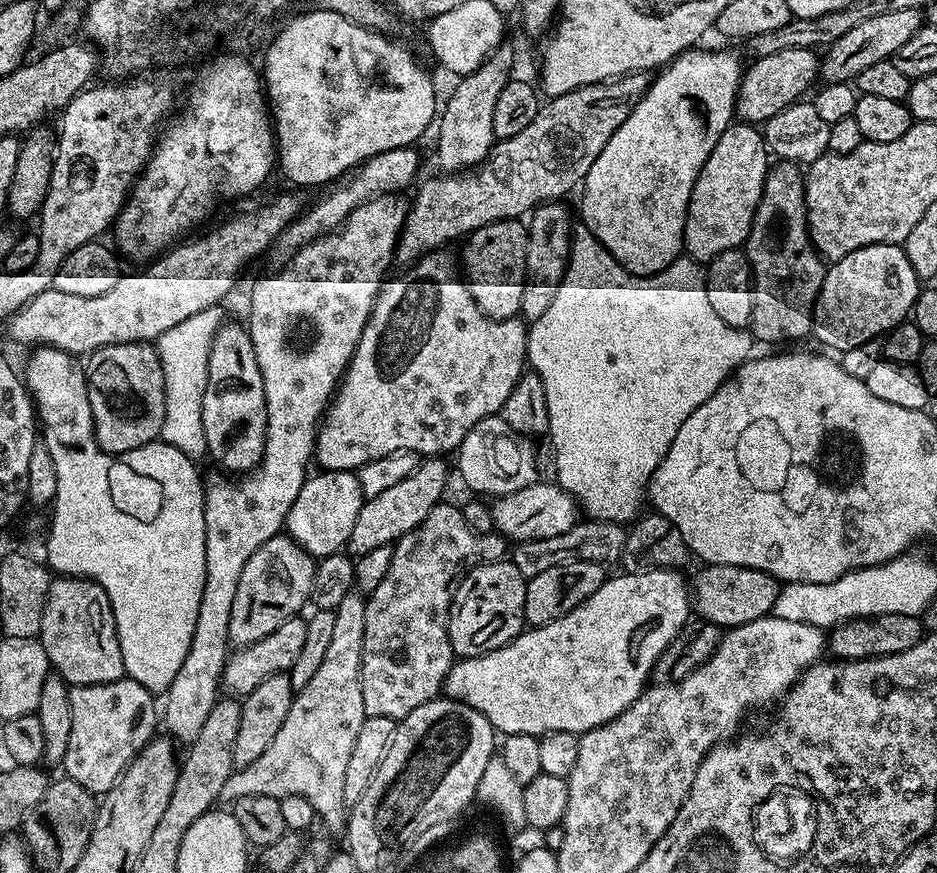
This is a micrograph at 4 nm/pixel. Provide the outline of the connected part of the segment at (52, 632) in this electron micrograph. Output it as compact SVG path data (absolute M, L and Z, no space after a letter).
M60 578L57 581L57 584L56 581L49 583L38 637L46 650L49 665L70 686L125 679L124 655L118 646L116 623L106 590L83 578Z

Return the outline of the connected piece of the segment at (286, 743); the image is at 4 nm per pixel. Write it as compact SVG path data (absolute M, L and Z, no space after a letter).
M353 590L338 602L330 647L314 678L293 695L290 714L286 714L286 722L282 722L278 734L274 734L274 742L270 742L250 766L233 771L226 786L222 786L221 801L235 802L238 798L250 798L250 794L306 798L306 802L314 806L316 815L326 822L329 833L345 831L346 766L365 717L360 681L366 634L364 601L359 591Z

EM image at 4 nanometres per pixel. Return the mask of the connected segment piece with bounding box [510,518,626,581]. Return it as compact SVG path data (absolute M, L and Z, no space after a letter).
M584 518L573 528L566 530L566 534L558 534L554 538L538 538L537 540L522 540L511 549L510 559L514 566L518 566L518 574L522 574L525 581L542 574L542 570L550 570L550 566L564 564L568 560L585 560L605 566L615 565L622 554L626 528L624 524L615 524L609 520L594 520Z

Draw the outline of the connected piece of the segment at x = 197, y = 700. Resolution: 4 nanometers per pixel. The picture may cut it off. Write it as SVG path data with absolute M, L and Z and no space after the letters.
M385 194L383 196L374 196L371 200L367 200L365 204L359 204L357 208L347 218L344 223L336 229L335 232L329 232L319 236L317 240L311 240L308 244L303 244L301 248L297 248L291 253L288 265L281 272L272 272L269 276L264 276L252 288L252 301L248 304L248 320L246 319L246 327L250 338L254 342L254 354L258 358L258 370L262 370L262 378L264 379L264 389L266 390L266 418L268 425L266 426L266 450L263 458L260 459L260 465L252 469L251 472L245 472L239 477L240 480L235 484L233 477L228 474L219 474L220 476L212 476L203 481L204 485L204 529L206 530L206 582L202 590L202 602L198 610L198 622L194 622L194 634L190 642L190 650L186 654L182 667L172 674L172 681L168 687L168 691L162 696L162 728L165 728L167 735L173 741L179 742L181 745L187 746L194 742L194 738L198 738L198 733L202 731L202 726L206 723L210 710L214 710L216 701L222 692L222 677L224 675L224 663L228 661L230 655L230 610L234 606L234 594L238 590L238 578L242 578L242 570L246 566L246 562L250 562L250 558L254 554L254 550L258 550L258 546L262 546L262 542L270 542L270 538L281 535L282 529L287 525L288 515L290 514L290 506L294 506L294 498L298 498L298 490L302 490L305 480L310 475L308 463L311 465L314 460L314 449L316 447L316 433L318 425L321 423L322 417L325 415L326 409L330 404L330 397L335 393L346 369L352 353L356 350L356 344L360 340L362 330L366 326L368 316L372 312L372 307L376 305L376 296L380 293L381 287L389 275L388 267L394 264L396 254L396 246L399 242L400 231L403 229L404 220L407 218L407 203L400 201L401 197L396 194Z

